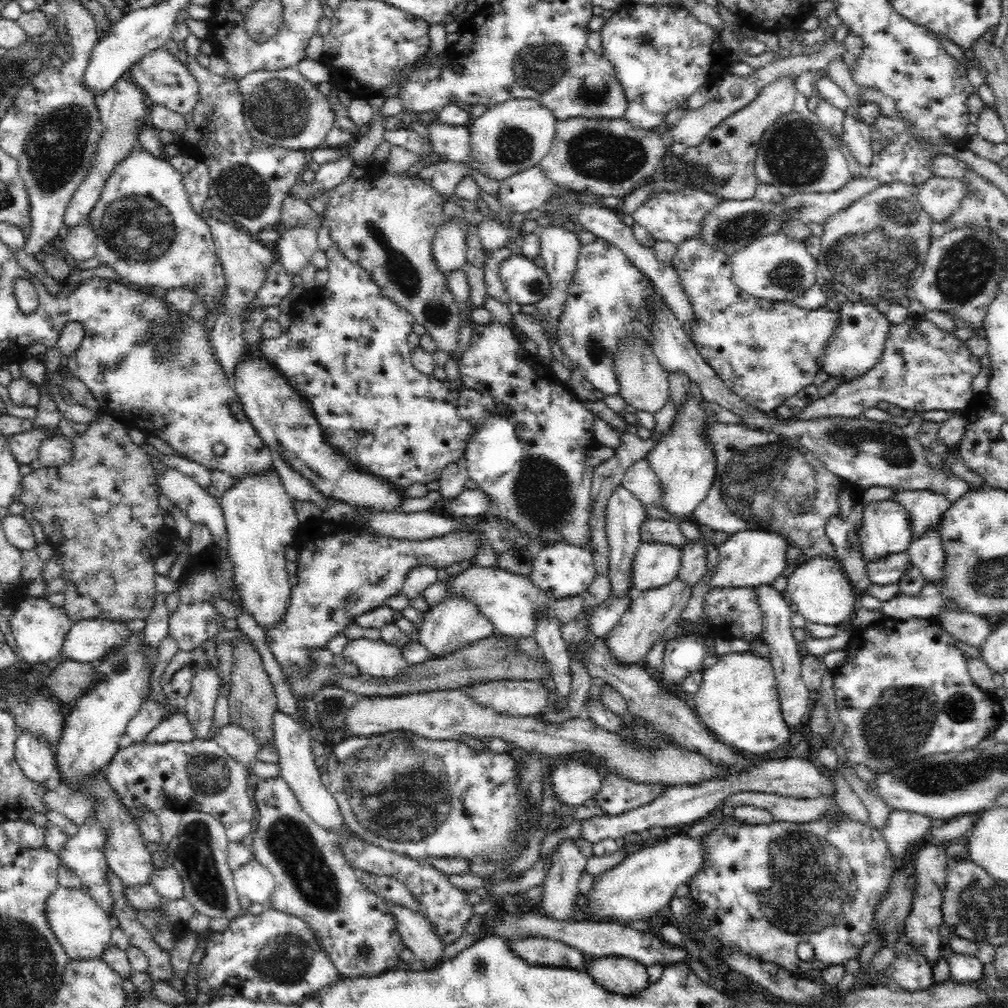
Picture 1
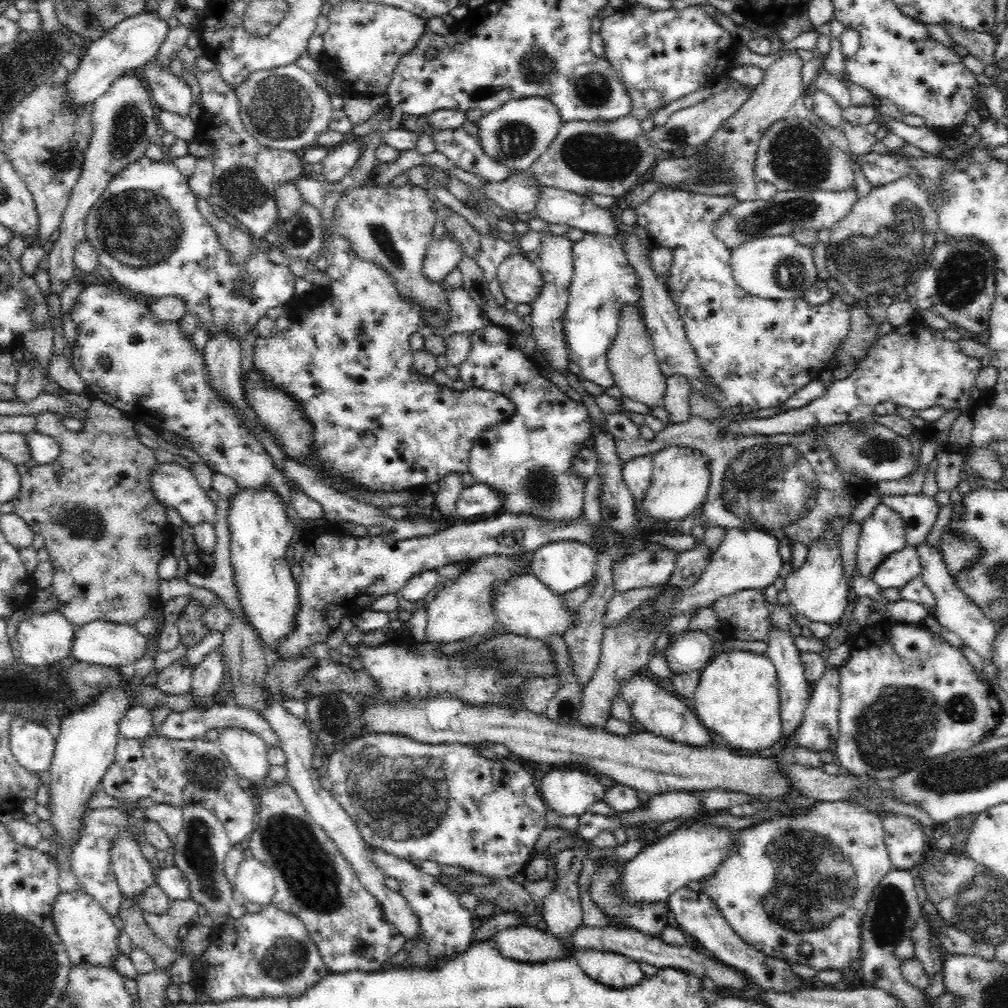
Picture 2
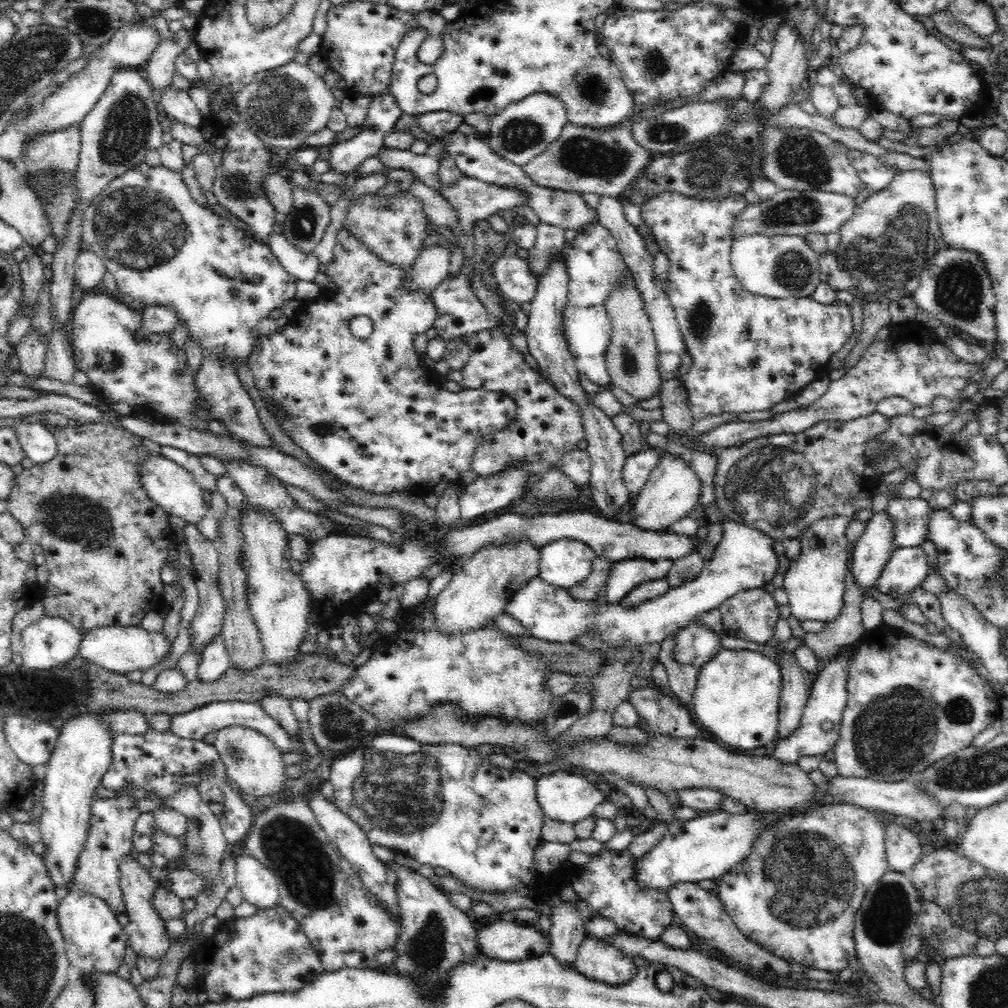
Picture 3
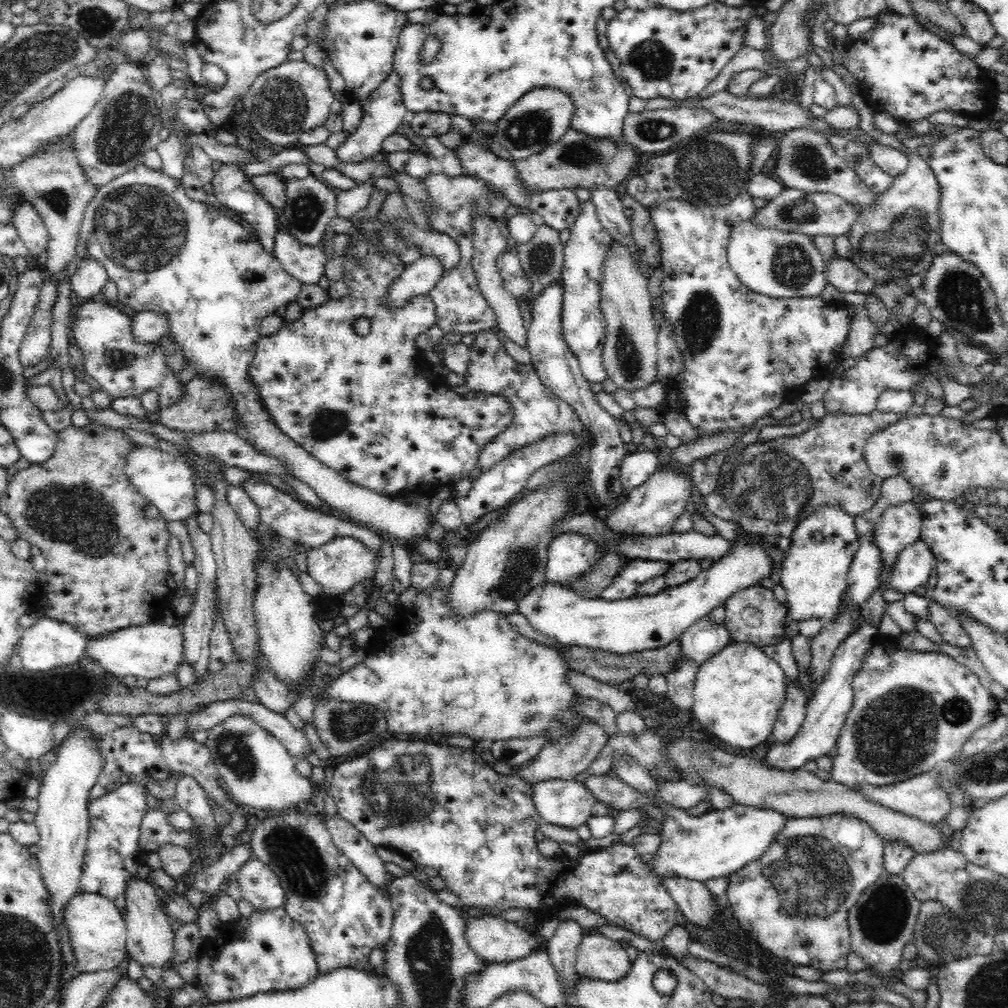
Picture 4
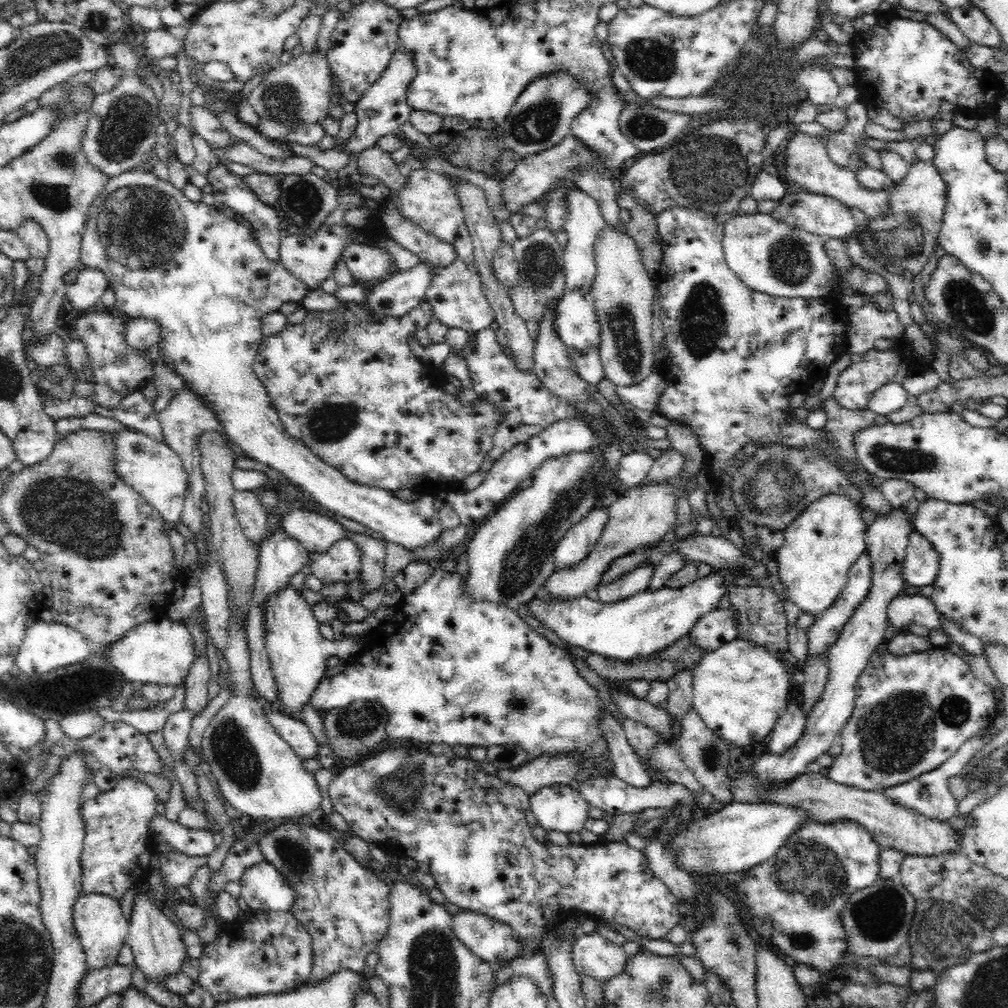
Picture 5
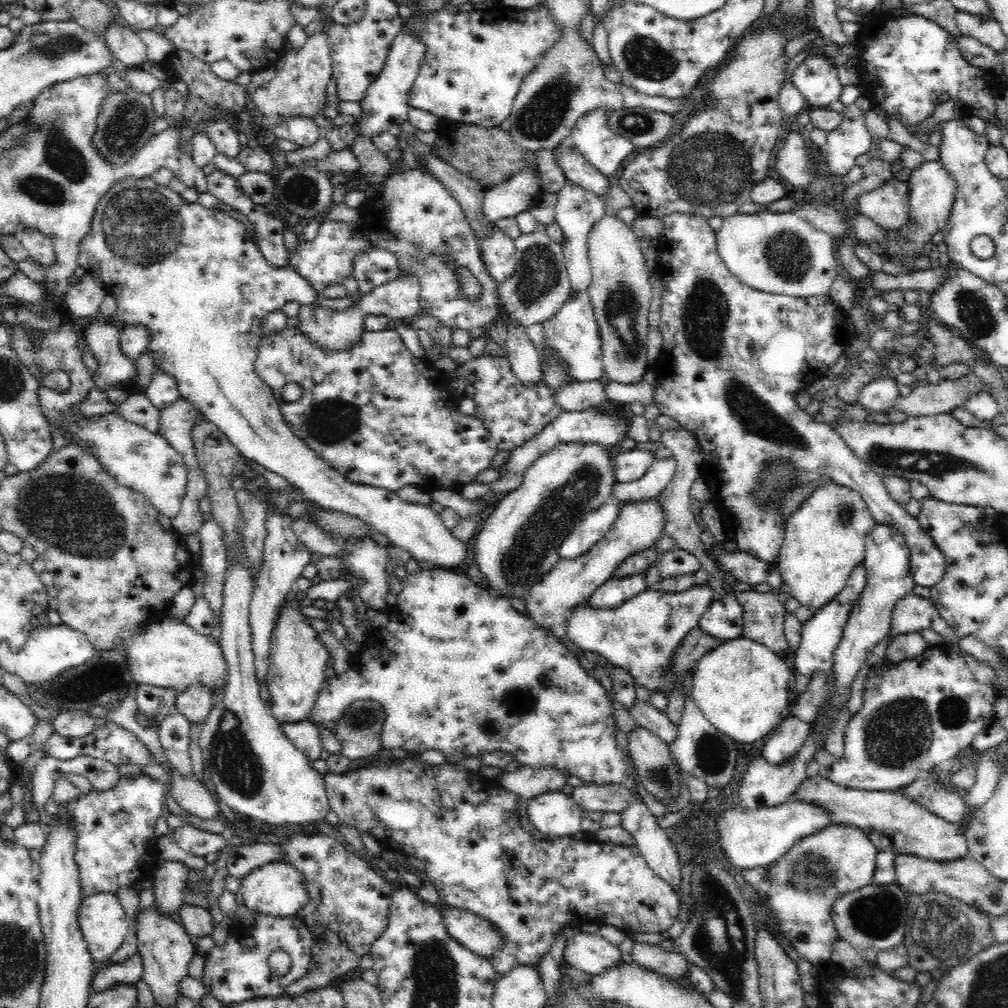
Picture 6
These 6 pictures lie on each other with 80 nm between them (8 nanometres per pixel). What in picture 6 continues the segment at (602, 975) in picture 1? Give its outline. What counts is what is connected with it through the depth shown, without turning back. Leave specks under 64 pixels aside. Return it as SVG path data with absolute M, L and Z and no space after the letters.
M583 928L565 944L563 960L572 968L599 975L619 961L618 946L604 939L597 928Z

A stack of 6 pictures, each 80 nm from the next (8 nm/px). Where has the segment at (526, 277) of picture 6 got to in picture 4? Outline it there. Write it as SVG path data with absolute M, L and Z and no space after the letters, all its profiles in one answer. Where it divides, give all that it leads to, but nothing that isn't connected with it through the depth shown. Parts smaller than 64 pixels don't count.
M542 224L528 244L513 247L518 249L522 268L531 282L529 295L519 302L532 306L534 296L538 296L544 286L560 278L565 244L559 235L558 231Z

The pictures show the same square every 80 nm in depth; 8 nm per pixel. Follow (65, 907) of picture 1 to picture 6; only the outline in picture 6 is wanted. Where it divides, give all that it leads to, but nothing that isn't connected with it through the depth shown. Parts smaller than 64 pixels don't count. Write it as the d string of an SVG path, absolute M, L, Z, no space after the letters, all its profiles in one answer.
M99 892L92 896L83 897L80 908L78 908L77 920L92 961L94 961L94 966L107 963L110 960L110 956L121 946L130 929L130 924L126 920L126 914L118 898L109 892Z

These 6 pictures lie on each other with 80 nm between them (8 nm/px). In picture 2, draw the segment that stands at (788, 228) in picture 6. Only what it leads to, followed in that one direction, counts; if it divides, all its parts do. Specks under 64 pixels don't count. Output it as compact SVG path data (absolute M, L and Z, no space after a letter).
M787 235L746 240L731 251L731 269L736 284L753 297L770 300L799 299L818 280L810 247Z

